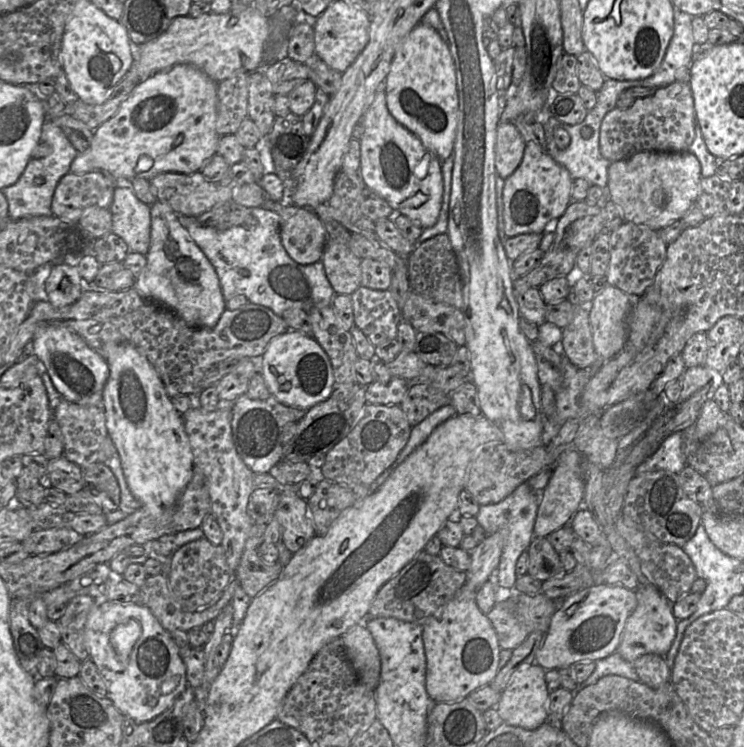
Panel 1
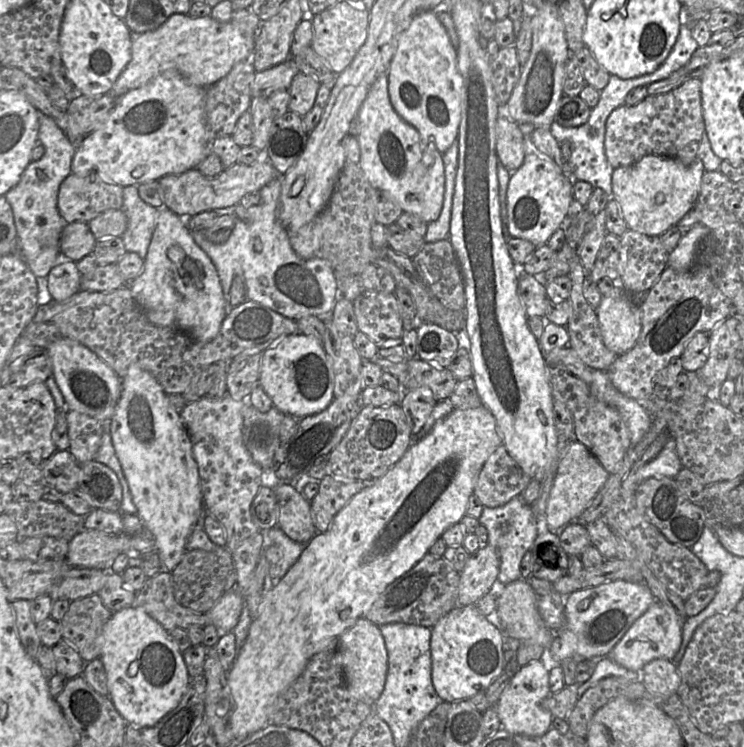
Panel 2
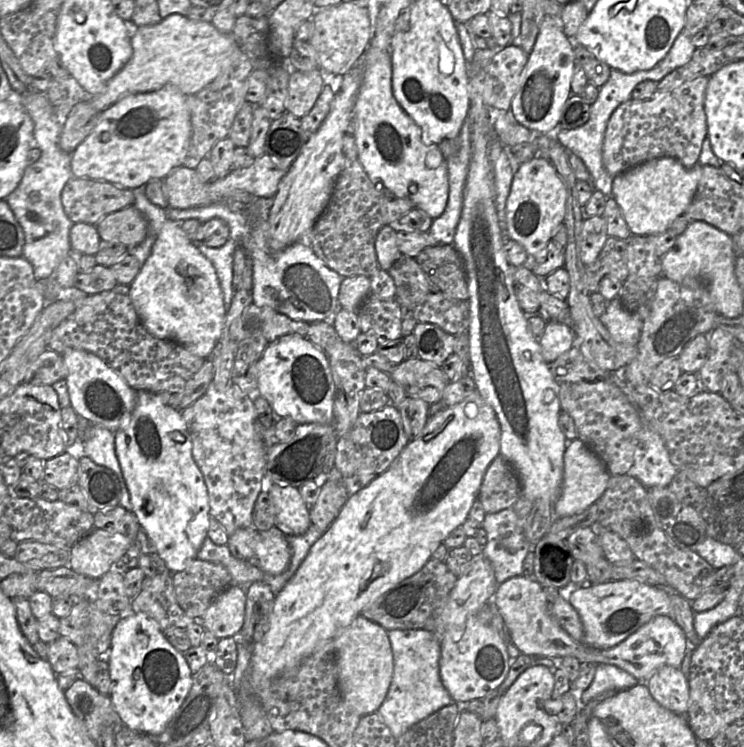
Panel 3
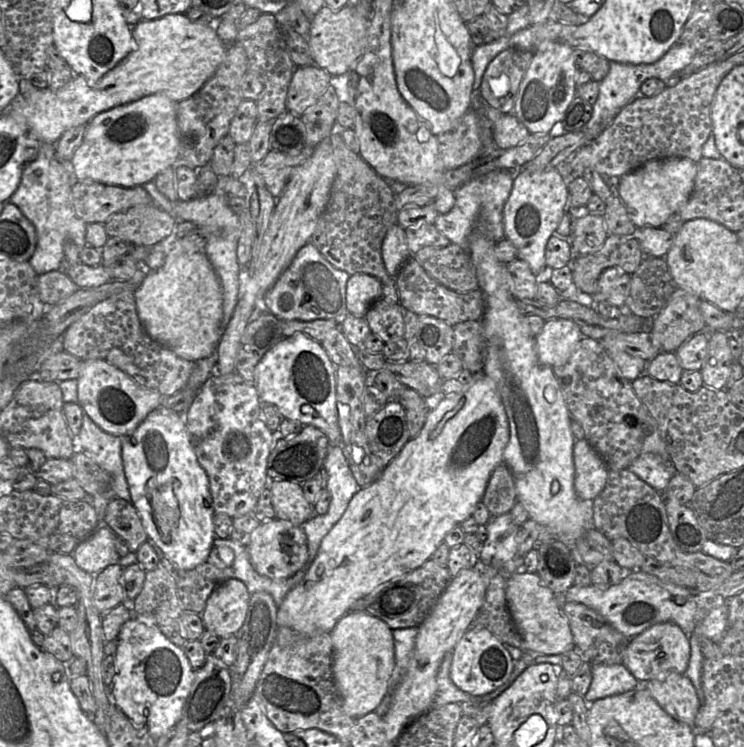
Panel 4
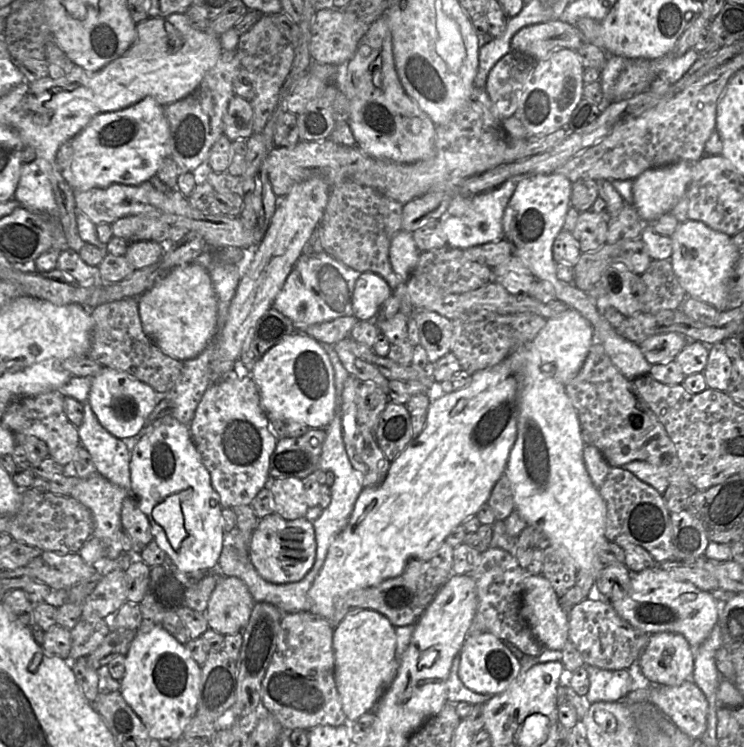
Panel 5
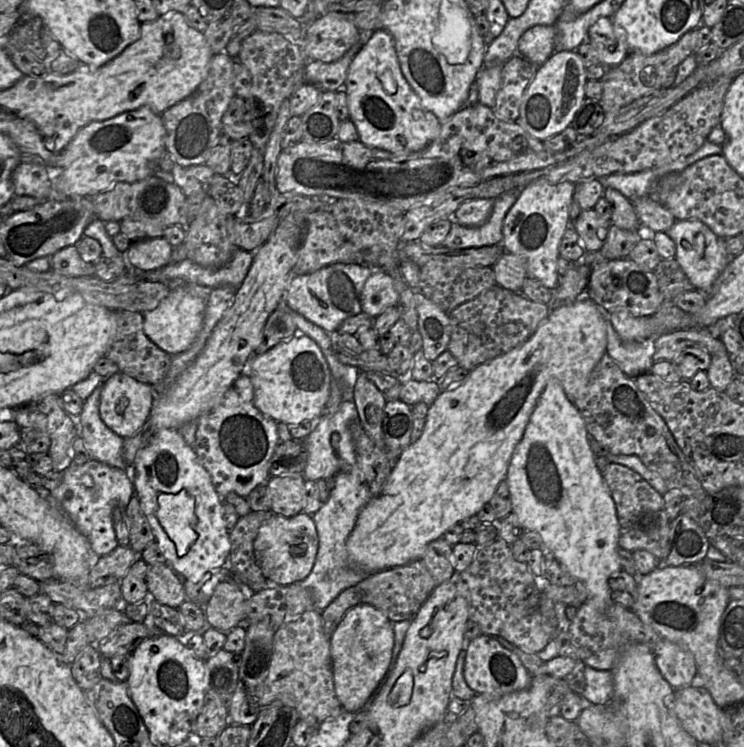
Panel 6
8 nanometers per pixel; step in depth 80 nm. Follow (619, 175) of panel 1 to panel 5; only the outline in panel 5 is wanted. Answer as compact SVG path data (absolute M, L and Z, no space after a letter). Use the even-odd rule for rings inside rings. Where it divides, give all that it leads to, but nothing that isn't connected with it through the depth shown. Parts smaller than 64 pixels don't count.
M677 162L674 164L651 168L633 180L633 206L639 216L646 222L652 222L661 215L670 213L671 209L683 197L692 179L693 162Z

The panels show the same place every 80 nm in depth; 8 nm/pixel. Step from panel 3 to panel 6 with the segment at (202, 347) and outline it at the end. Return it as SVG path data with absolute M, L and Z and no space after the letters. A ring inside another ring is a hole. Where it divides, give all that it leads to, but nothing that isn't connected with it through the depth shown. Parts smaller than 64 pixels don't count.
M187 283L187 286L176 288L161 299L158 305L143 313L145 334L160 349L169 355L176 355L190 348L201 330L204 312L212 288Z

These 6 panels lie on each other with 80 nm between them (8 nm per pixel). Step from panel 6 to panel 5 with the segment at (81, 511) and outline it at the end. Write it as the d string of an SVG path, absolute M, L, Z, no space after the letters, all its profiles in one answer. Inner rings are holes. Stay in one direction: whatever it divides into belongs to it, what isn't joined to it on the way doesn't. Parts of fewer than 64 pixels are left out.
M100 474L80 479L69 495L91 511L94 521L92 536L104 543L105 558L110 560L117 559L123 553L120 542L120 530L123 530L121 508L123 500L129 495L129 491Z

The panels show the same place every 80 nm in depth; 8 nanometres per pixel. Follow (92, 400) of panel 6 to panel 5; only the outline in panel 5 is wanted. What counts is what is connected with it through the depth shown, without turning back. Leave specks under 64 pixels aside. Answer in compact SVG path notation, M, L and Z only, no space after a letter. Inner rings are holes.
M88 399L78 427L80 443L89 452L97 472L115 485L130 492L130 451L122 439L110 434L99 423Z

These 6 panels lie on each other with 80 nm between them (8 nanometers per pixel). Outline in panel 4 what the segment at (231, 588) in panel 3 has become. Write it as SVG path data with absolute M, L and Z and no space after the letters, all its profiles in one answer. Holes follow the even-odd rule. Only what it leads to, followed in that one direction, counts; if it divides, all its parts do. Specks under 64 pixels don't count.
M238 579L222 582L213 591L201 613L205 630L221 639L236 635L245 621L250 596L245 584Z

